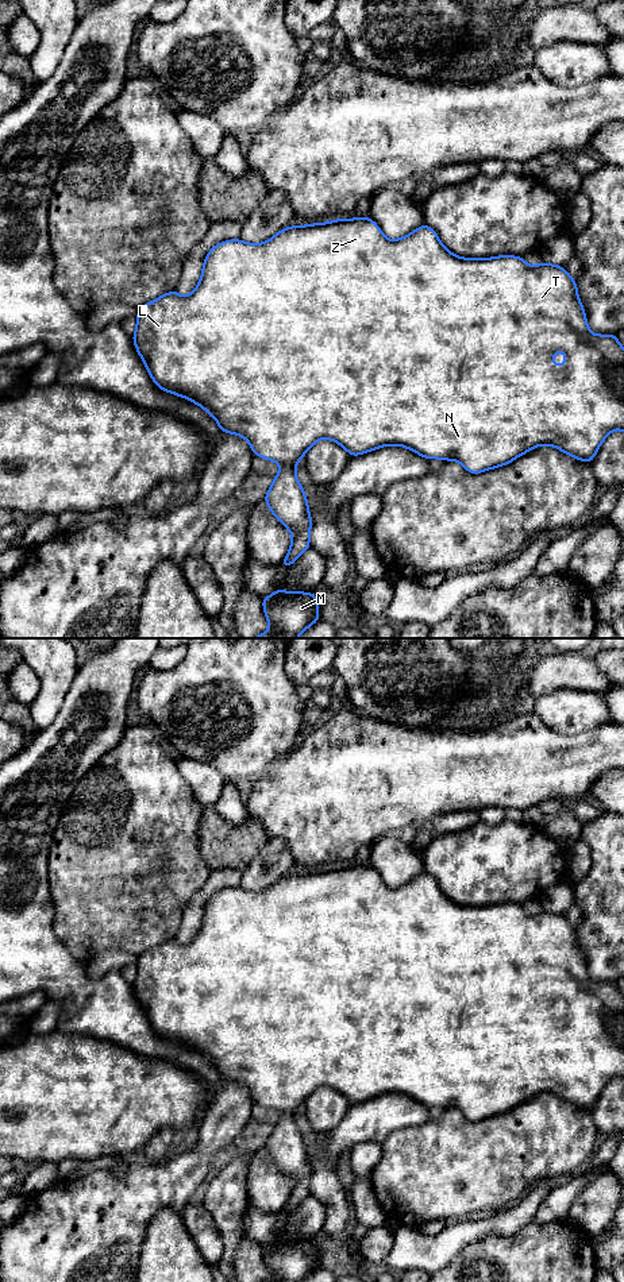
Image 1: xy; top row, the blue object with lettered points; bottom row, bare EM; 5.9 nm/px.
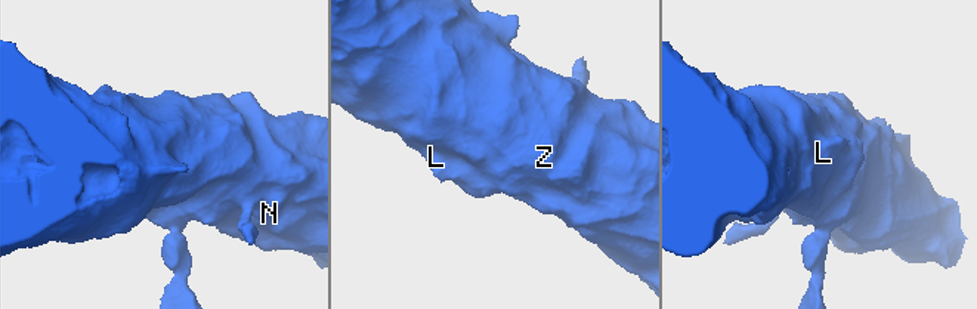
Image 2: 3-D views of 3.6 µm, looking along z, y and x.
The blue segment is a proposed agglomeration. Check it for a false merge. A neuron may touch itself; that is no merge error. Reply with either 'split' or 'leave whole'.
leave whole

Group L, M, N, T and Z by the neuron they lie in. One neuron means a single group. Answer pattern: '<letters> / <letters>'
L M N T Z

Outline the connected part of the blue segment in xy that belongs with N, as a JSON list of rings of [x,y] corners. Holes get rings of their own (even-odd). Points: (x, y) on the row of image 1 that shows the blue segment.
[[[340,217],[328,223],[288,225],[259,244],[249,244],[240,239],[217,243],[207,254],[196,289],[186,297],[174,289],[139,308],[136,331],[131,337],[153,382],[161,390],[201,406],[216,420],[222,432],[242,436],[255,456],[273,460],[282,467],[263,498],[273,515],[293,534],[288,555],[281,561],[282,568],[288,568],[303,552],[311,549],[312,518],[294,468],[307,451],[321,439],[338,443],[350,456],[385,445],[401,445],[428,460],[455,460],[467,472],[481,474],[509,464],[539,445],[552,445],[590,464],[606,436],[615,429],[624,430],[624,348],[616,335],[593,335],[589,331],[577,281],[565,267],[546,262],[529,266],[521,256],[513,255],[461,258],[448,251],[435,229],[427,224],[404,238],[389,240],[370,217]],[[556,351],[566,354],[563,366],[552,364],[552,355]]]

